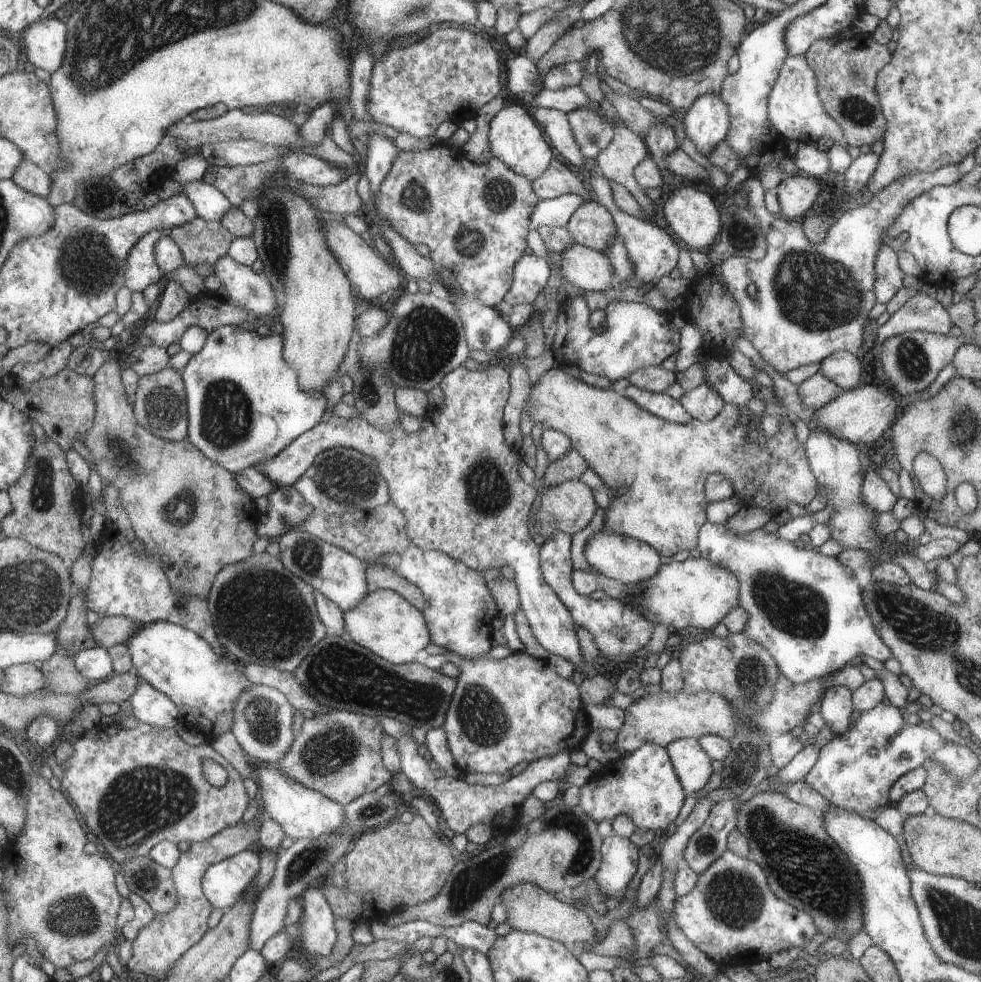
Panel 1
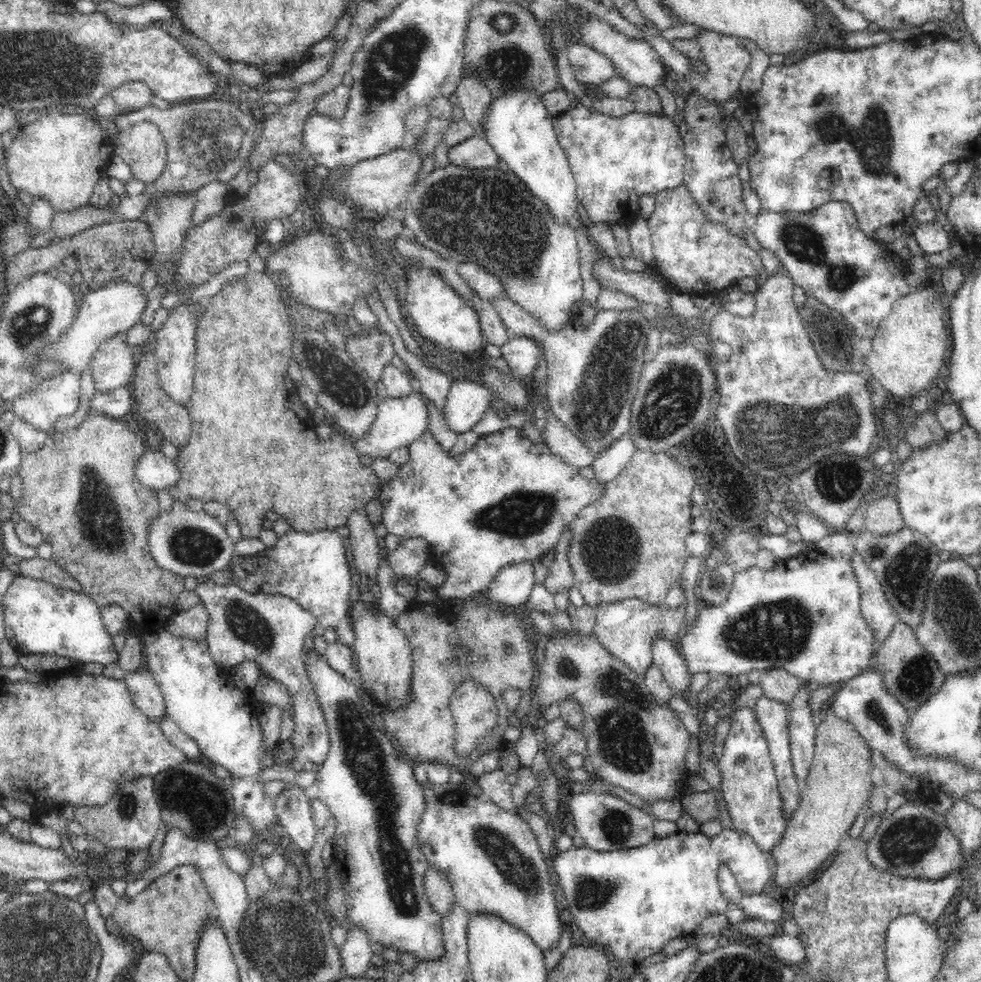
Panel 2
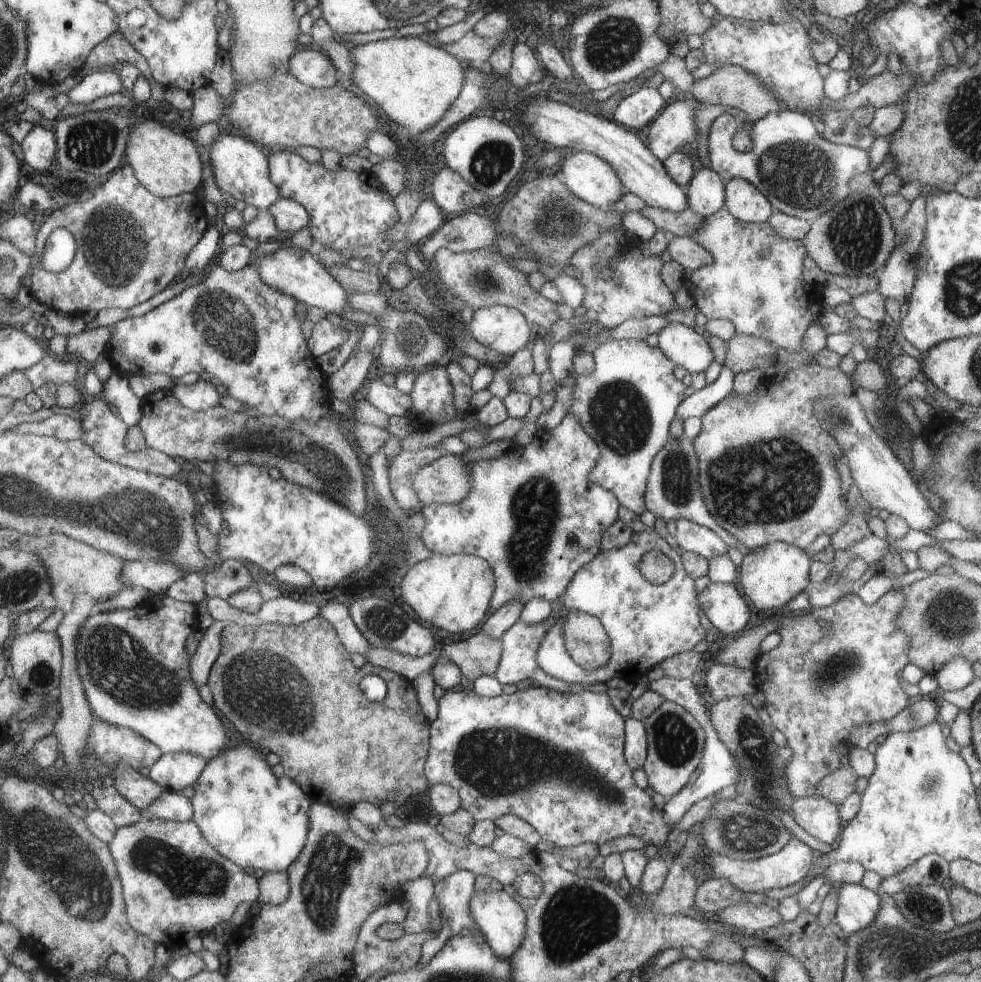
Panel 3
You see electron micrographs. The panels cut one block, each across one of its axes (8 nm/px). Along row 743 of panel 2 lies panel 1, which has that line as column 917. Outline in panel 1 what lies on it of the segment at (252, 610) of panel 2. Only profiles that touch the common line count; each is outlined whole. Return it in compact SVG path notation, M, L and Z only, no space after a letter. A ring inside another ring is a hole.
M918 291L899 310L890 315L888 322L880 326L874 350L876 352L887 338L903 332L928 331L951 336L952 327L947 308L935 297Z

